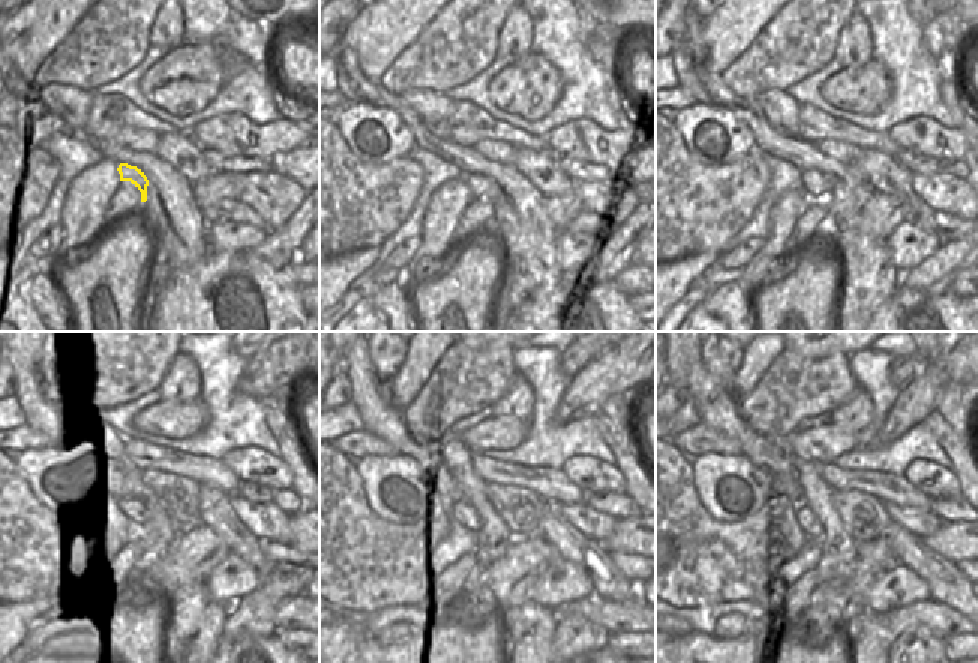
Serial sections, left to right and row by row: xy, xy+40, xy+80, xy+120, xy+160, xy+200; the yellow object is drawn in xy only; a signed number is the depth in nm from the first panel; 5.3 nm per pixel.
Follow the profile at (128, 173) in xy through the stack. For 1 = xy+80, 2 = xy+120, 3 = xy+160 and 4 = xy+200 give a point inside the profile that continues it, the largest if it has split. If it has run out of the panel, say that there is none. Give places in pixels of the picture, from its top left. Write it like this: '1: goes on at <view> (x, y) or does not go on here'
1: goes on at xy+80 (818, 186)
2: goes on at xy+120 (138, 515)
3: goes on at xy+160 (468, 518)
4: goes on at xy+200 (807, 521)

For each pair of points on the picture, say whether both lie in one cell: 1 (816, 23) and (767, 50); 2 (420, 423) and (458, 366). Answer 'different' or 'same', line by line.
1: same
2: same

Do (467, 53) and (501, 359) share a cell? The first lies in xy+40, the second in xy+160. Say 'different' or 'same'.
same

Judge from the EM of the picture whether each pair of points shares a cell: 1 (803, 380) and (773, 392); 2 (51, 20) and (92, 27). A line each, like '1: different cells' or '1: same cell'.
1: same cell
2: different cells

